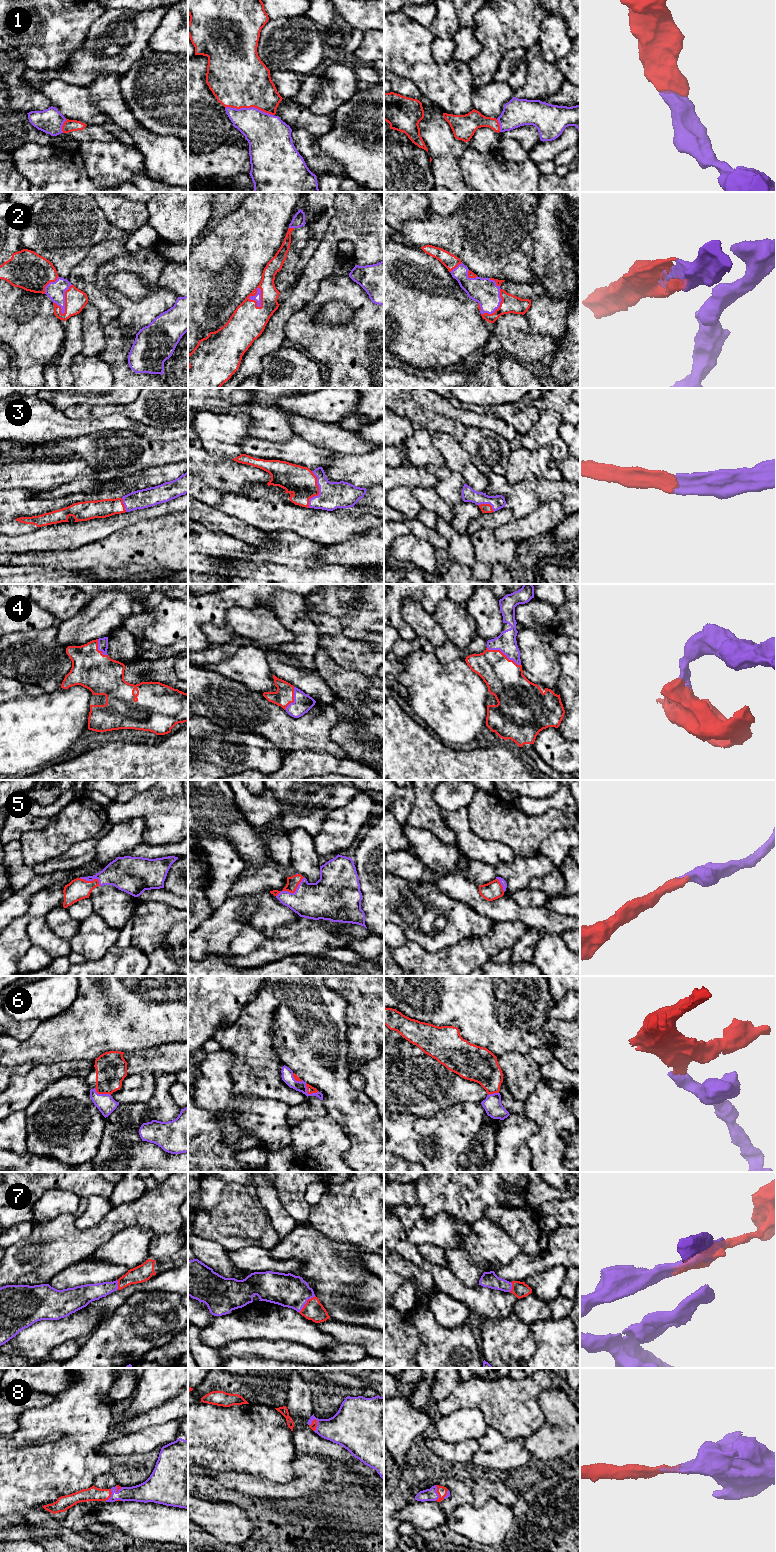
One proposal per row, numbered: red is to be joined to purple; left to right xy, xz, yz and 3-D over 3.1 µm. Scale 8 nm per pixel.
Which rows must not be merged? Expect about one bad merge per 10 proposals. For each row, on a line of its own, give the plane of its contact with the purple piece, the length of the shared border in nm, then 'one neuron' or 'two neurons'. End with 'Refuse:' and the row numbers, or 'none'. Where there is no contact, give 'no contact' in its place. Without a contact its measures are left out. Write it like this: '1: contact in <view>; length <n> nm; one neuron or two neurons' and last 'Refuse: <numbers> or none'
1: contact in xz; length 400 nm; one neuron
2: contact in xz; length 170 nm; one neuron
3: contact in xz; length 300 nm; one neuron
4: contact in yz; length 300 nm; one neuron
5: contact in xz; length 280 nm; one neuron
6: contact in xz; length 130 nm; one neuron
7: contact in xz; length 190 nm; one neuron
8: contact in yz; length 130 nm; one neuron
Refuse: none

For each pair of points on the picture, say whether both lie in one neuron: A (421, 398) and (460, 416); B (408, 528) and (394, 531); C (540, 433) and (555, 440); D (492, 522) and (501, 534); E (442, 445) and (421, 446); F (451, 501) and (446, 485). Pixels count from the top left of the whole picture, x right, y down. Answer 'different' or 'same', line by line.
A: same
B: same
C: same
D: different
E: different
F: same

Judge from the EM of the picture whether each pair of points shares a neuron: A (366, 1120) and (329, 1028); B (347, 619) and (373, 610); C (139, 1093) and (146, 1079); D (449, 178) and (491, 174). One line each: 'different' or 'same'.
A: same
B: same
C: same
D: different

